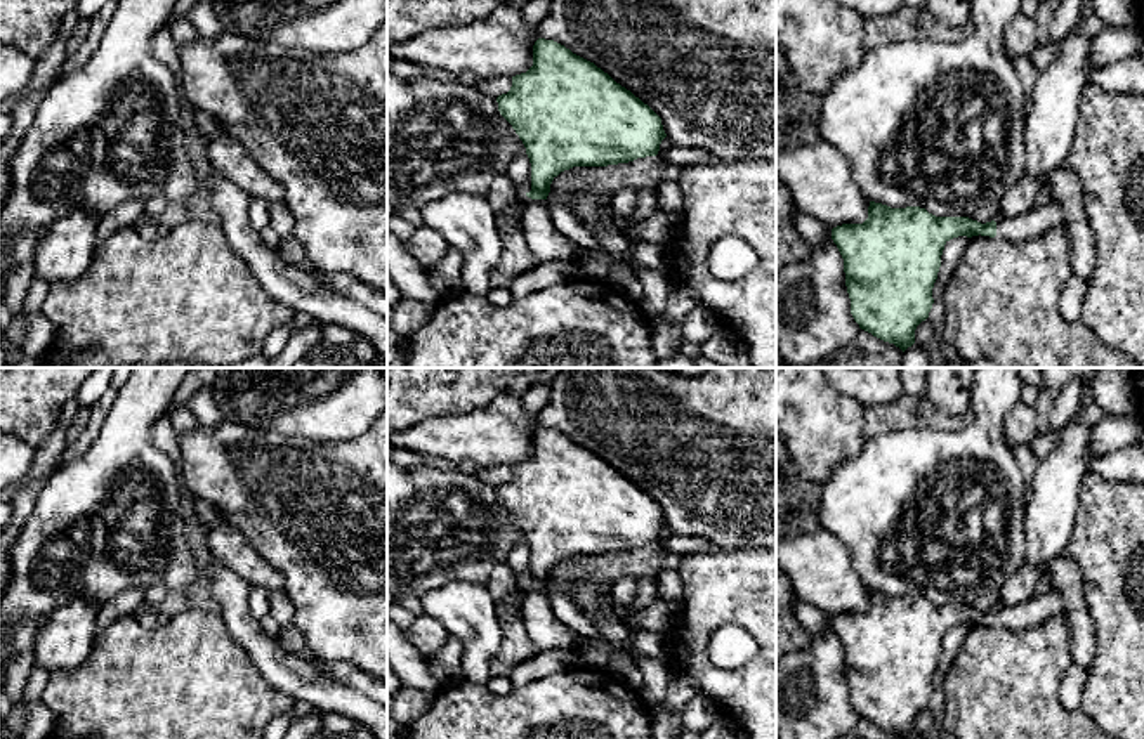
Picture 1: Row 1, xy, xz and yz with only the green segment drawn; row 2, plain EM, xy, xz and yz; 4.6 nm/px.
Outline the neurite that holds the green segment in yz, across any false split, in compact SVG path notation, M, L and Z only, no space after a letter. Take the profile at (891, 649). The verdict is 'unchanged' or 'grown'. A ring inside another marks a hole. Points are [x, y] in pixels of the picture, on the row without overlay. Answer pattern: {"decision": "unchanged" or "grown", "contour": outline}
{"decision": "grown", "contour": "M870 590L868 607L863 612L842 612L832 618L832 628L844 647L845 675L851 687L851 703L861 718L906 739L915 732L917 715L929 706L932 677L941 656L944 633L958 625L989 625L998 628L1031 628L1050 616L1062 612L1062 597L1057 590L1035 595L1031 600L981 612L969 605L936 605L920 595L891 597Z"}

